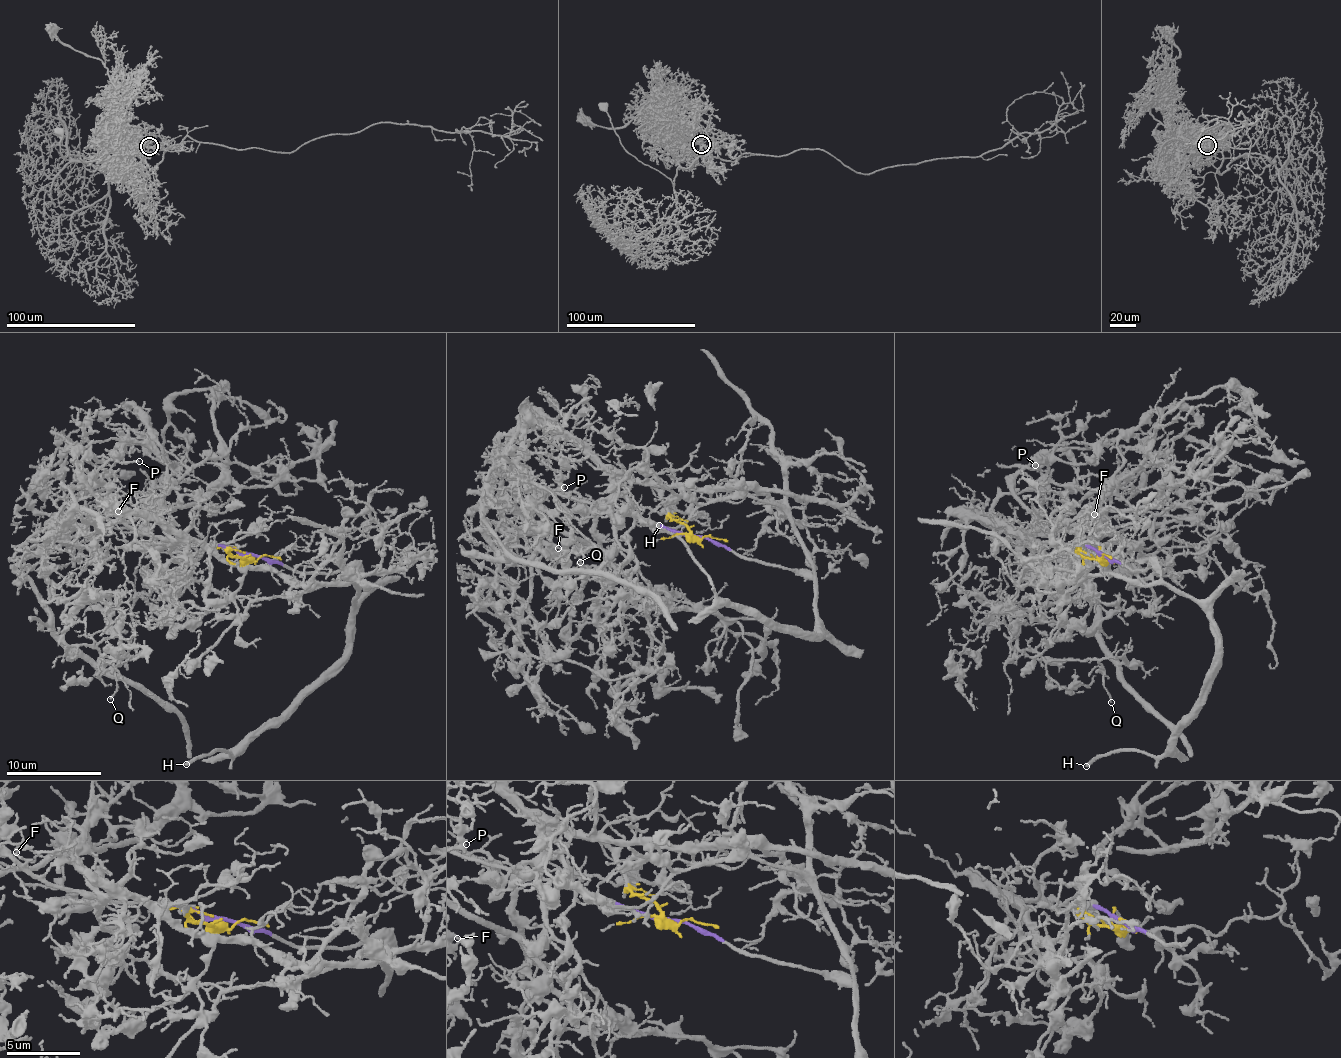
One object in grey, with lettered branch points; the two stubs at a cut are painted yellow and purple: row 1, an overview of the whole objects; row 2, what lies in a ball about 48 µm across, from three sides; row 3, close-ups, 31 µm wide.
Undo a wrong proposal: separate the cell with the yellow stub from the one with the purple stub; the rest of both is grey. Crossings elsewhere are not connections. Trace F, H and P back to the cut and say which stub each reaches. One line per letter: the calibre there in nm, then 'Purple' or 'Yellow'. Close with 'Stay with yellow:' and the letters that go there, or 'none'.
F: Thickness 160 nm. Yellow
H: Thickness 280 nm. Purple
P: Thickness 180 nm. Yellow
Stay with yellow: F, P

